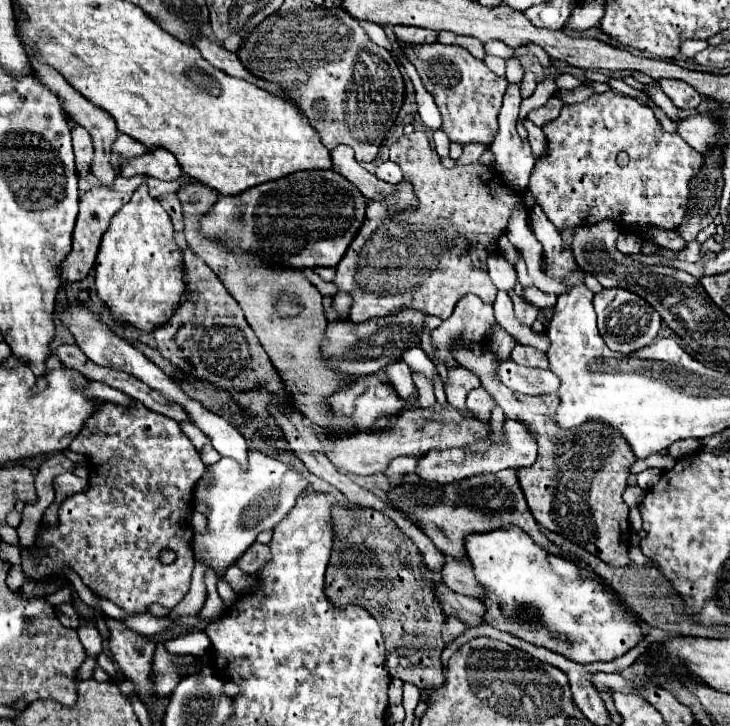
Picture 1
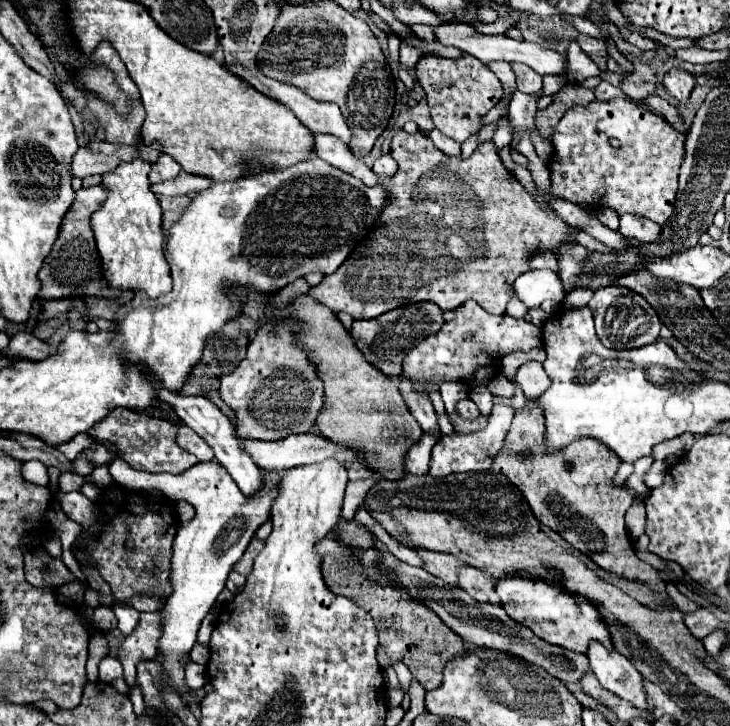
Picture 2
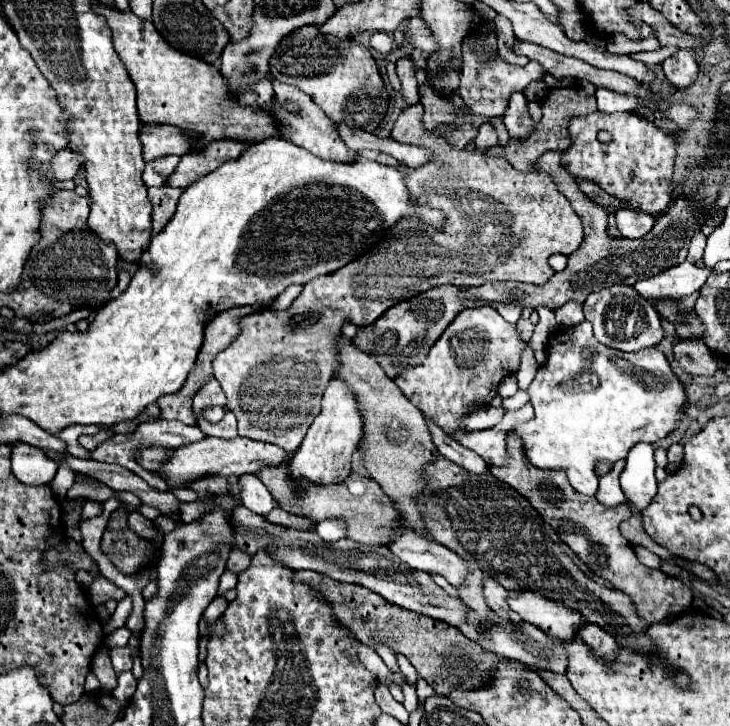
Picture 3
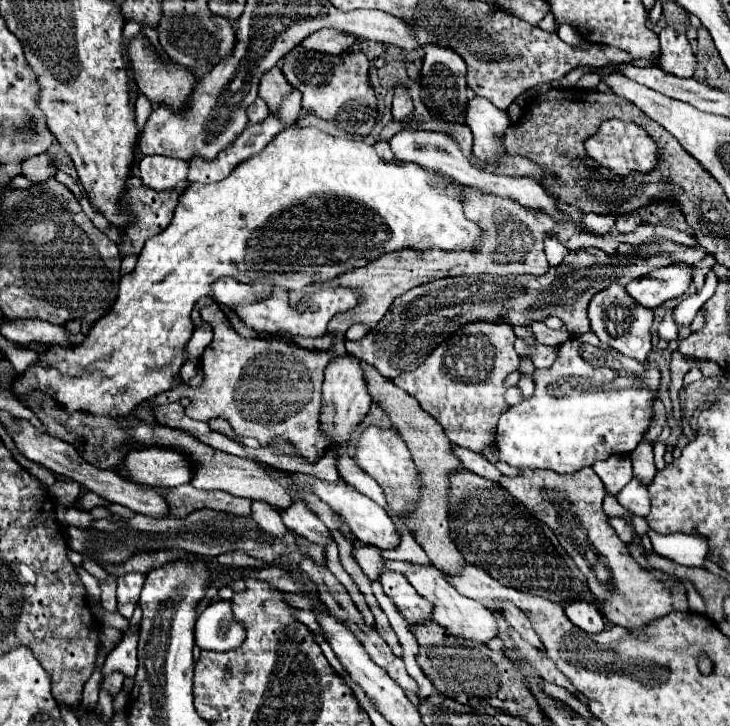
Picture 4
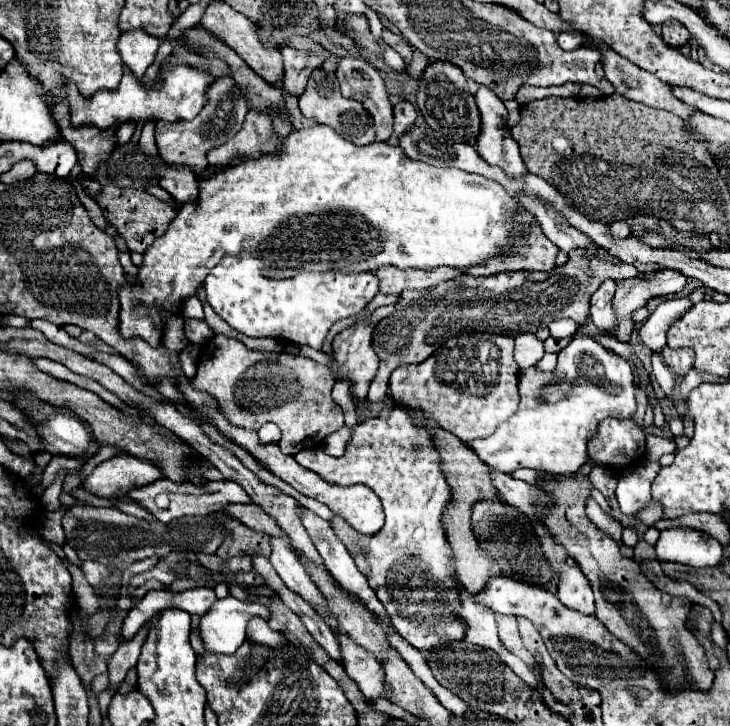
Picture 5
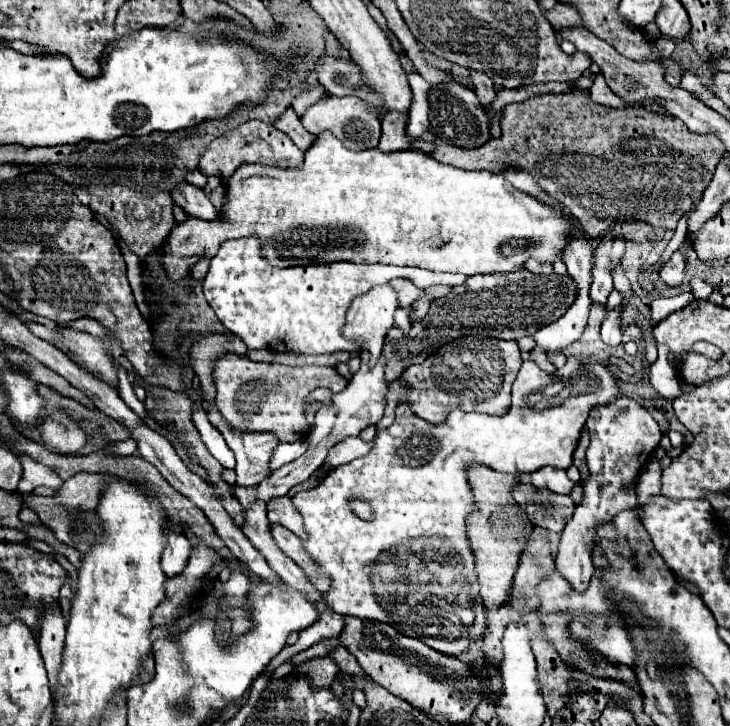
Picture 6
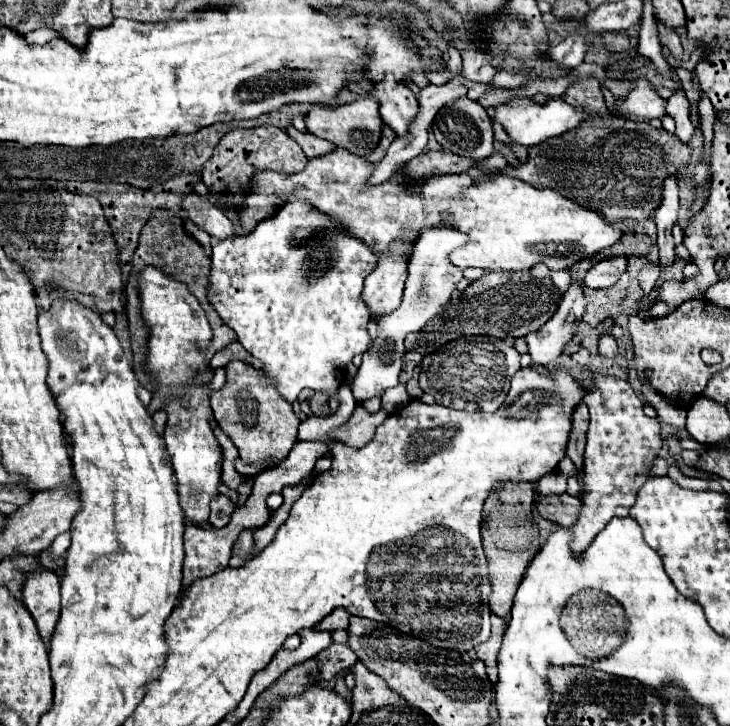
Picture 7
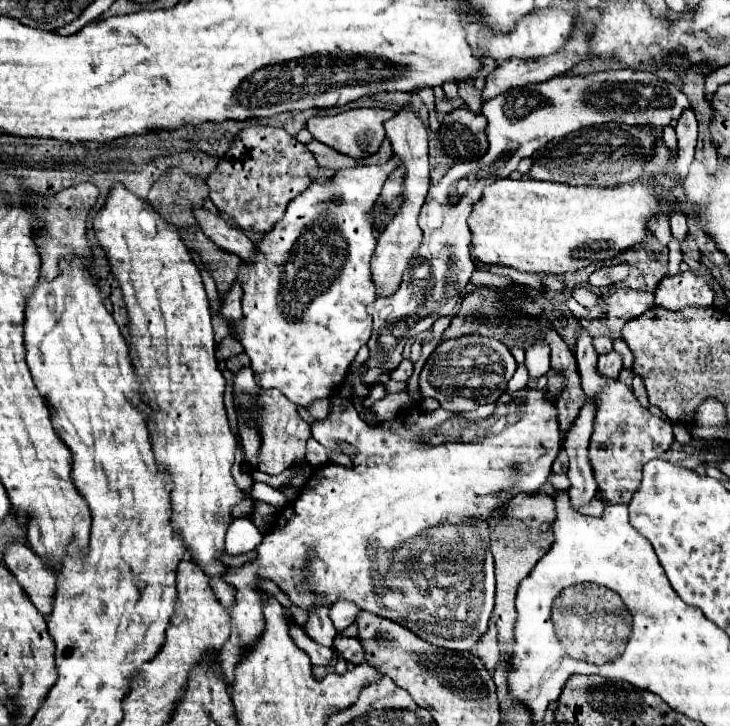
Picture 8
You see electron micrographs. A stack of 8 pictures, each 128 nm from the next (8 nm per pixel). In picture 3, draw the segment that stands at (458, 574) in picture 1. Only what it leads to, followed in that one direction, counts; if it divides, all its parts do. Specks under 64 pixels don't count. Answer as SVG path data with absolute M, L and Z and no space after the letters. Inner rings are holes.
M486 578L482 586L484 586L484 598L486 598L488 606L490 606L498 616L510 620L512 624L522 624L522 618L516 616L516 612L514 612L514 610L508 606L508 602L506 602L508 592L506 592L498 582L494 582L494 578Z

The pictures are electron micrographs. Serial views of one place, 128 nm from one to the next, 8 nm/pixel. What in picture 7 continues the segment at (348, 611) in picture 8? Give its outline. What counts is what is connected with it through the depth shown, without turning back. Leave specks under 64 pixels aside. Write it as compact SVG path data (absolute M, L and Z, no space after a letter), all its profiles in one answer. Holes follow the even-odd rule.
M336 608L336 610L332 610L324 620L320 620L320 622L316 624L316 628L334 632L336 628L348 628L348 624L350 624L350 612L348 612L346 608Z

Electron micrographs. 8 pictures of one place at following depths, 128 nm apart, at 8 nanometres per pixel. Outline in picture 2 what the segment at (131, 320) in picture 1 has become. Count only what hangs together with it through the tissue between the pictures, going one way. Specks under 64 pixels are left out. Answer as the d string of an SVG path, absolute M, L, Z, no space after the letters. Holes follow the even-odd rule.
M134 158L130 162L118 164L112 172L102 174L100 184L104 184L106 200L90 218L92 232L98 244L98 252L104 260L104 276L112 286L144 290L150 298L166 294L172 290L170 268L164 258L164 232L162 232L162 212L160 202L150 190L148 182L150 162Z

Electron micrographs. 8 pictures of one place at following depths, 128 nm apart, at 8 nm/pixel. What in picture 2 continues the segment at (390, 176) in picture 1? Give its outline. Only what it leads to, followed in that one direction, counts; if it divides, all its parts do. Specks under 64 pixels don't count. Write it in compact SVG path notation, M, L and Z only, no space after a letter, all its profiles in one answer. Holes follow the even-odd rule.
M384 154L384 156L380 156L380 158L374 162L372 170L374 170L378 176L394 176L396 170L398 170L398 166L396 166L396 160L394 160L390 154Z

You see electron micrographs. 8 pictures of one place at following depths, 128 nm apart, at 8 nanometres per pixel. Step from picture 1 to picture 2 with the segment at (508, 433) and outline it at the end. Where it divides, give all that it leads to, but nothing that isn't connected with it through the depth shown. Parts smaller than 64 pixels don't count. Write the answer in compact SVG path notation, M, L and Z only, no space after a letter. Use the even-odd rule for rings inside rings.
M496 404L492 408L492 418L488 422L488 426L480 432L472 432L472 434L450 434L450 436L442 436L440 442L436 442L436 446L432 448L432 460L430 460L430 474L436 478L442 478L450 472L480 472L480 470L490 470L492 458L496 456L496 452L502 448L504 436L510 428L510 422L514 418L514 408L512 406L502 406Z

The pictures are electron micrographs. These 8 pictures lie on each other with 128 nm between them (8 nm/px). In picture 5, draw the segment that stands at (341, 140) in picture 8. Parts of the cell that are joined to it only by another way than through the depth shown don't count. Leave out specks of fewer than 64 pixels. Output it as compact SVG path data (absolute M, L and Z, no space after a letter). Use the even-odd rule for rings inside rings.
M320 68L312 72L304 94L300 96L300 110L304 114L304 118L316 122L316 124L326 124L330 128L334 128L344 140L354 142L356 146L366 146L372 144L376 140L376 132L374 132L374 122L372 116L362 108L360 102L344 98L340 94L338 82L334 78L334 74L324 74Z

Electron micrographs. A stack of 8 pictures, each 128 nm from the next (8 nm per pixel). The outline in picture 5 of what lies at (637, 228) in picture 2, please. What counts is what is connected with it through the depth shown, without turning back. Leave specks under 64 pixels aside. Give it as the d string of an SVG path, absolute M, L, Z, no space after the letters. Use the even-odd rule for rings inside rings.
M614 222L614 224L610 226L610 234L612 234L612 238L616 238L616 240L624 240L624 238L630 236L630 226L628 226L626 222Z

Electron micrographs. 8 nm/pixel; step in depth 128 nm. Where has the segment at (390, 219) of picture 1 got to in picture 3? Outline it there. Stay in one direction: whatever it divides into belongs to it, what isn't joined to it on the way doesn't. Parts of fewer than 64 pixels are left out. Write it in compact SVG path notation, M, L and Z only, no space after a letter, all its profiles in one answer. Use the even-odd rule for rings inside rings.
M422 104L408 106L408 108L400 114L400 118L396 120L396 124L394 124L394 128L392 128L392 138L398 140L398 142L418 144L418 146L426 146L426 148L432 148L432 150L434 150L436 156L434 156L432 162L428 162L428 164L424 164L424 166L420 166L420 168L406 168L406 172L408 172L408 190L412 190L412 198L414 198L414 200L424 200L426 204L432 204L432 206L442 208L442 210L446 212L448 224L444 224L444 232L440 232L438 228L428 228L426 224L420 224L418 220L402 220L396 228L392 228L390 238L388 238L386 242L382 242L382 246L378 246L378 248L384 248L384 250L372 252L372 254L368 254L368 256L364 256L364 258L360 256L360 258L356 258L352 264L346 264L344 268L340 268L338 272L332 272L332 274L328 274L328 276L320 276L320 278L316 278L316 280L310 280L308 284L304 284L302 294L292 302L290 310L286 310L286 312L270 312L270 310L266 310L266 312L248 314L248 316L240 318L240 322L238 322L238 324L240 324L240 334L234 338L234 342L232 342L228 348L224 348L222 352L218 352L216 358L214 358L214 362L212 362L214 376L216 376L216 380L220 382L224 394L226 394L226 408L228 408L230 412L234 412L234 416L236 416L236 420L238 420L238 434L240 434L240 436L250 438L250 440L260 440L260 442L276 444L276 446L284 448L284 450L290 452L290 454L294 454L294 452L298 450L302 438L306 436L306 430L310 428L312 420L314 420L314 418L318 416L318 412L320 412L320 398L322 398L322 394L324 394L324 390L326 390L330 378L332 378L334 372L340 368L340 338L342 338L342 326L344 326L344 322L354 322L358 328L370 326L370 324L374 324L374 322L378 320L380 314L384 314L384 312L386 312L388 308L392 308L394 304L398 304L398 302L402 302L402 300L408 300L408 298L412 298L412 296L416 296L416 294L420 294L420 292L424 292L424 290L430 290L430 288L434 288L434 286L440 286L440 284L454 284L454 286L460 286L460 288L464 288L464 286L480 286L480 284L484 284L484 282L488 282L488 280L518 280L518 282L544 284L544 282L548 282L548 278L554 274L554 270L552 270L550 264L548 264L548 256L550 256L550 254L556 254L556 252L568 256L568 254L572 254L574 250L578 250L578 246L584 242L582 218L574 212L574 208L570 206L568 198L564 198L564 194L556 188L556 182L554 182L554 178L552 178L548 172L540 172L540 170L518 172L518 170L516 170L510 162L506 162L504 158L495 158L482 154L488 146L498 145L498 135L490 124L482 124L482 126L480 126L478 136L474 138L474 146L476 146L474 150L468 150L468 148L458 150L458 148L450 146L450 142L446 140L446 134L450 132L448 126L438 124L434 130L426 130L426 128L424 128L424 122L422 122L422 116L424 116ZM302 312L320 312L320 318L318 318L318 322L316 322L314 326L310 326L310 328L292 330L292 328L290 328L290 324L292 324L290 316L292 316L292 314L302 314ZM254 376L268 376L268 382L272 382L272 384L304 384L304 408L302 408L302 398L300 398L300 404L296 404L298 398L294 398L294 396L298 396L298 394L274 394L274 390L268 390L268 392L262 392L262 396L260 396L260 394L254 390L254 382L252 382L252 384L248 382L246 386L240 386L240 384L238 384L238 380L254 380Z

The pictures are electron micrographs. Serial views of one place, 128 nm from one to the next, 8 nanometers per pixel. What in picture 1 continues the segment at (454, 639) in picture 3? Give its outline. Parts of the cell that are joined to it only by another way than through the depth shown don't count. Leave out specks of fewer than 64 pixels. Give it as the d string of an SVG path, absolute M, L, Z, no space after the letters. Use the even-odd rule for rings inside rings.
M334 504L332 526L334 526L334 546L332 546L332 556L326 568L326 584L324 584L324 592L328 600L354 602L366 608L376 618L376 622L382 628L384 644L386 644L384 668L388 670L392 678L412 682L420 690L438 688L444 680L440 656L444 650L442 628L446 620L434 596L436 576L430 570L426 570L426 566L422 564L422 556L418 548L412 544L412 540L408 540L400 532L400 528L388 516L370 508L360 508L356 504L350 504L350 508Z

